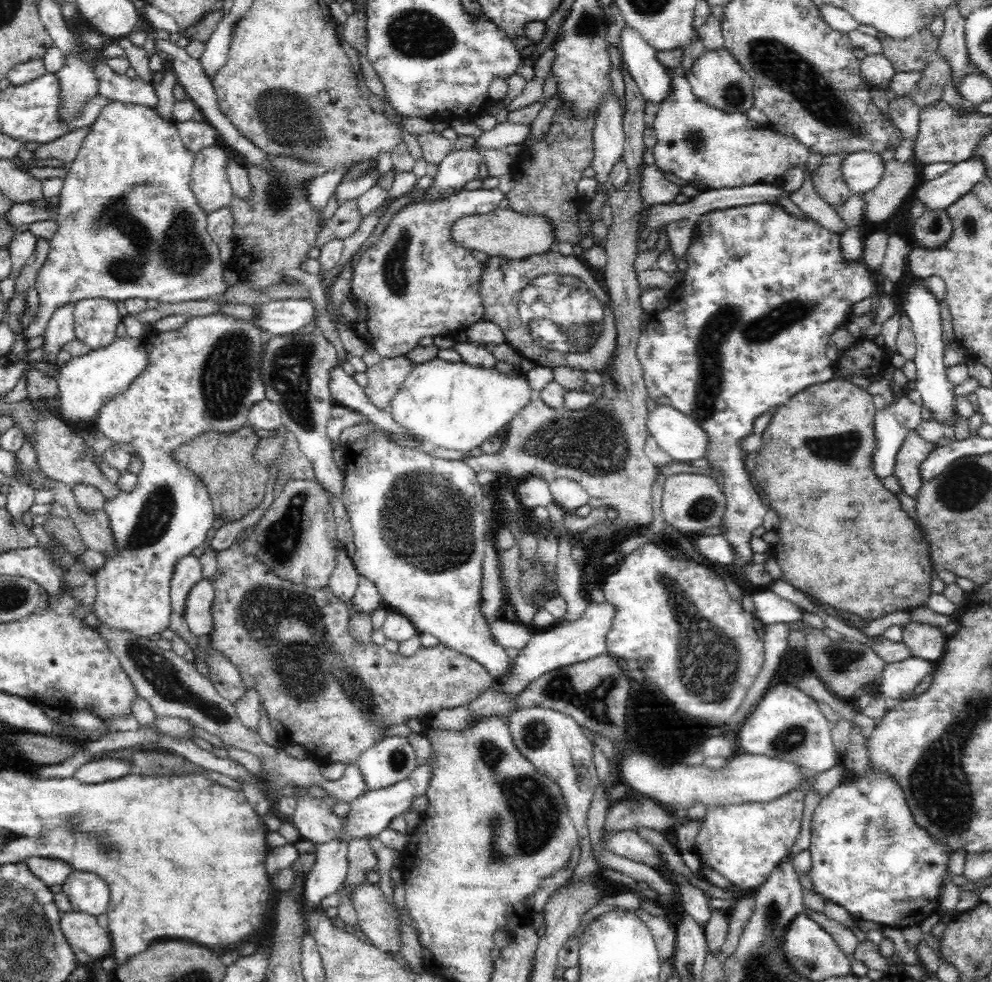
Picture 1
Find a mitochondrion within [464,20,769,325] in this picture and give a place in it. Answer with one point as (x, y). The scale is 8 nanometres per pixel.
(736, 93)

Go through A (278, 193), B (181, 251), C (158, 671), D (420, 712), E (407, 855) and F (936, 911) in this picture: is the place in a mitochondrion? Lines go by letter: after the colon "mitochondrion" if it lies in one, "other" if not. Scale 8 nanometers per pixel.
A: mitochondrion
B: mitochondrion
C: mitochondrion
D: other
E: other
F: other

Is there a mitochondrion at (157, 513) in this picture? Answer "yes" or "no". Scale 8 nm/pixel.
yes

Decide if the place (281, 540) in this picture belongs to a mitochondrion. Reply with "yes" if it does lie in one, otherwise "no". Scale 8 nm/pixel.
yes

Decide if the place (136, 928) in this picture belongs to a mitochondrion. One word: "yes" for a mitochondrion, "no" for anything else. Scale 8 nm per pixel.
no

